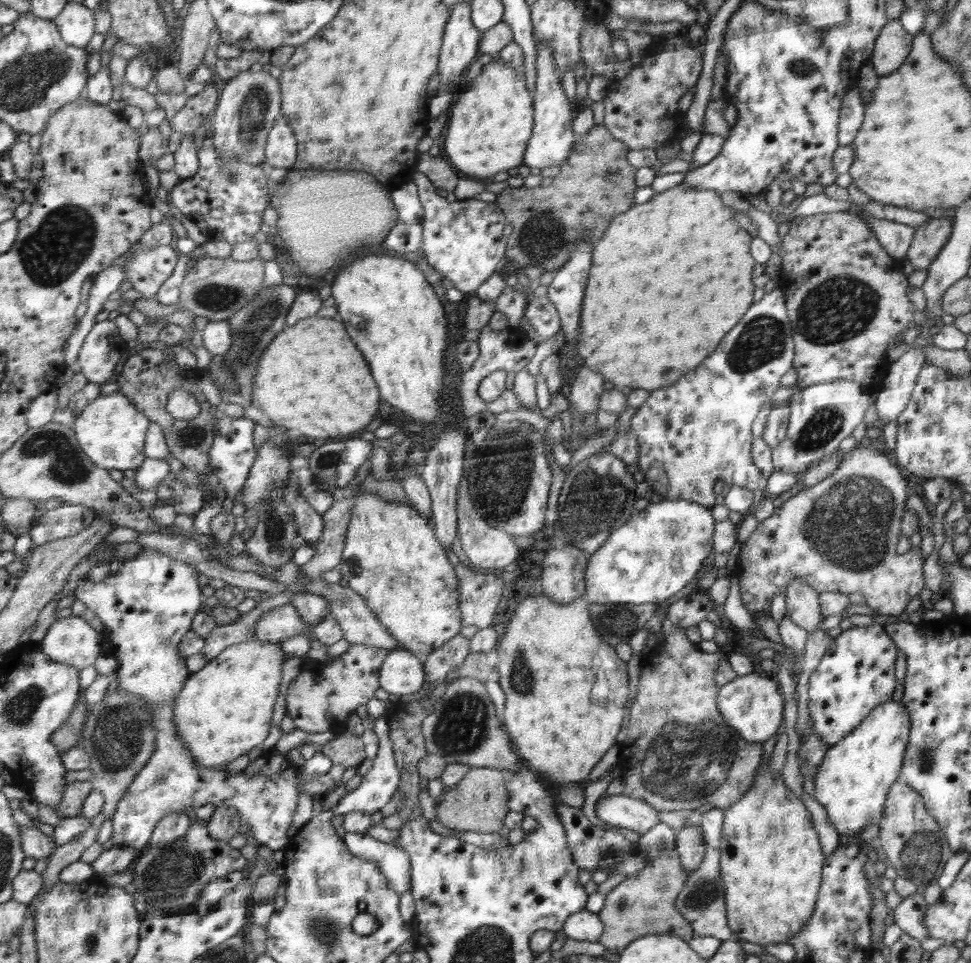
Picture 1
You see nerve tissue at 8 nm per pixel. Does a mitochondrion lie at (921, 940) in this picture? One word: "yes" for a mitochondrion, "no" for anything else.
no

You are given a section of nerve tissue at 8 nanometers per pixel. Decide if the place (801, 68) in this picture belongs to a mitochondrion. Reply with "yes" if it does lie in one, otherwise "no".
yes

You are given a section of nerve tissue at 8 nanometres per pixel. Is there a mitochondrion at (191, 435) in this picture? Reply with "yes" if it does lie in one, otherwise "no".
yes

